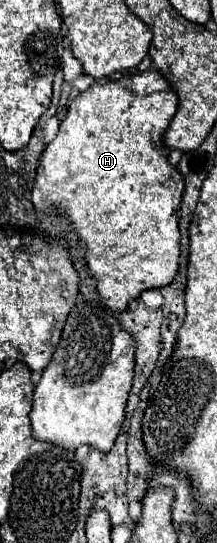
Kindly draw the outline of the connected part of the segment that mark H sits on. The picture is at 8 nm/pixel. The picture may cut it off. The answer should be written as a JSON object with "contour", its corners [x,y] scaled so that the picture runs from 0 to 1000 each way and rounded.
{"contour":[[[682,127],[682,131],[636,131],[636,134],[590,134],[562,138],[553,145],[498,145],[498,149],[442,149],[424,160],[406,160],[387,171],[369,171],[313,197],[295,223],[276,227],[267,249],[249,252],[249,260],[230,260],[212,267],[212,274],[194,278],[184,289],[184,304],[175,304],[175,322],[166,322],[166,337],[147,348],[147,374],[175,389],[175,400],[203,400],[194,389],[212,389],[221,381],[249,381],[286,392],[313,396],[323,411],[323,425],[350,429],[359,436],[396,440],[396,488],[424,499],[424,506],[452,517],[452,543],[461,554],[479,562],[498,562],[525,573],[571,573],[599,558],[599,551],[627,551],[654,536],[673,532],[737,532],[756,525],[783,525],[802,517],[802,510],[820,506],[820,477],[829,477],[829,422],[820,422],[820,381],[839,378],[839,359],[848,359],[848,330],[839,322],[820,322],[820,311],[793,308],[774,300],[774,285],[765,285],[765,271],[747,263],[756,245],[802,215],[820,201],[820,175],[793,164],[793,157],[719,131],[719,127]]]}

